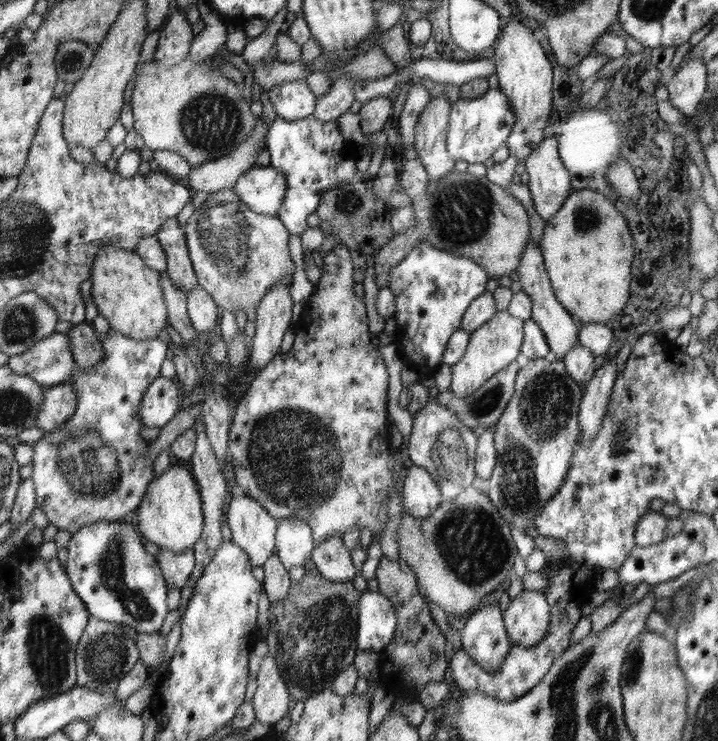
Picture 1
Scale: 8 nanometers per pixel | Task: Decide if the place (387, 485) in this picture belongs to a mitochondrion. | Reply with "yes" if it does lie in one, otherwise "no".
no

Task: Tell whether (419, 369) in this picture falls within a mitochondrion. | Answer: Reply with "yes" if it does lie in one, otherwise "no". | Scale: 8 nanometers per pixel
no

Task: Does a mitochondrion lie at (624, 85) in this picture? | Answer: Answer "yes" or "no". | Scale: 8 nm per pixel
no

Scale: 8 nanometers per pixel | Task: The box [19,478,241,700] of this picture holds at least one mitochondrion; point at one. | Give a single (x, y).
(48, 654)

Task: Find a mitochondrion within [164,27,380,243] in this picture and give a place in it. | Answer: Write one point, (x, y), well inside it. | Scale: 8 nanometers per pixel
(211, 121)

